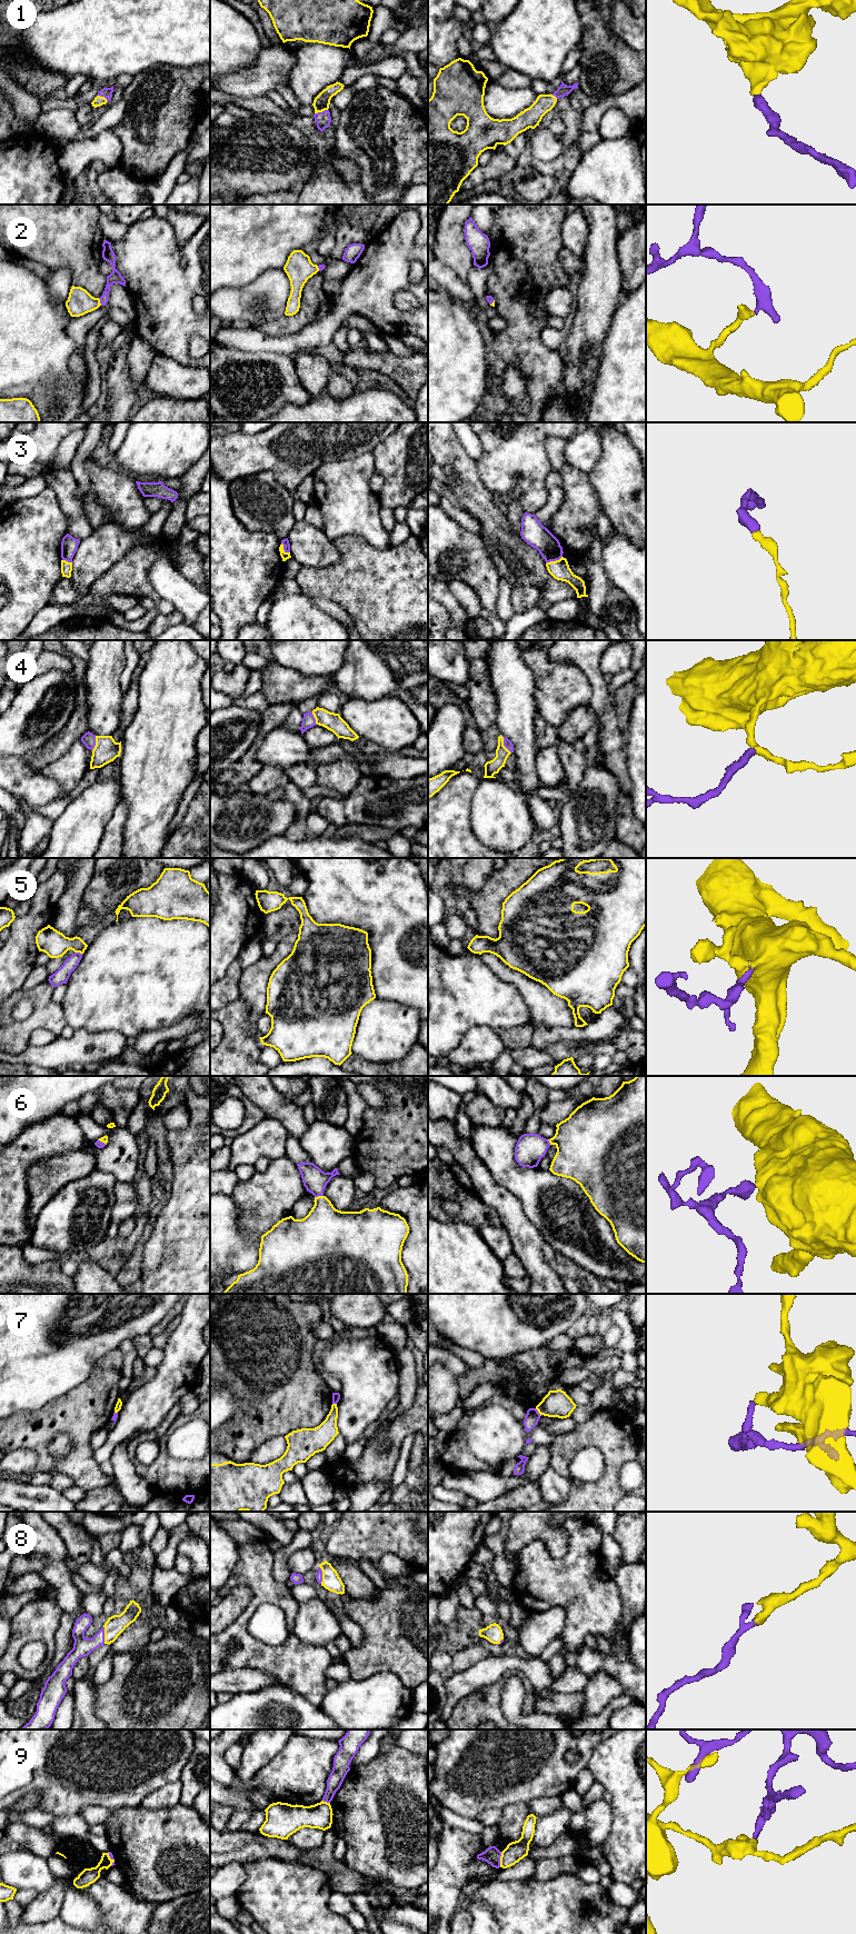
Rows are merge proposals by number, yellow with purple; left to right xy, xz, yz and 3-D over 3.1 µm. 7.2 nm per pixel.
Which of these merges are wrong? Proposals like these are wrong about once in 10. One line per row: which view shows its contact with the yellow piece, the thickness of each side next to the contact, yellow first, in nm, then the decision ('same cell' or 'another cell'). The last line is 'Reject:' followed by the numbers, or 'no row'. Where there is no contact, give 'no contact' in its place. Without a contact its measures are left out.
1: xz | 120/110 nm | same cell
2: xy | 180/90 nm | same cell
3: yz | 140/170 nm | same cell
4: yz | 100/60 nm | same cell
5: xy | 190/110 nm | same cell
6: xz | 340/170 nm | same cell
7: yz | 190/100 nm | another cell
8: xy | 140/140 nm | same cell
9: yz | 140/120 nm | another cell
Reject: 7, 9

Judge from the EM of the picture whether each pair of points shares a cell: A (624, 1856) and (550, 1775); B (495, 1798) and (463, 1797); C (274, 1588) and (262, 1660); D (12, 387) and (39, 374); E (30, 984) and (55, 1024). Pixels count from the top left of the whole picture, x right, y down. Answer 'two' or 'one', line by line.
A: two
B: one
C: one
D: one
E: two

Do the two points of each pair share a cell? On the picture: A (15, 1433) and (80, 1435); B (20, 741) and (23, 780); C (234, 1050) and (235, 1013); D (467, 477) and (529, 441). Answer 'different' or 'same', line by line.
A: same
B: different
C: same
D: different

